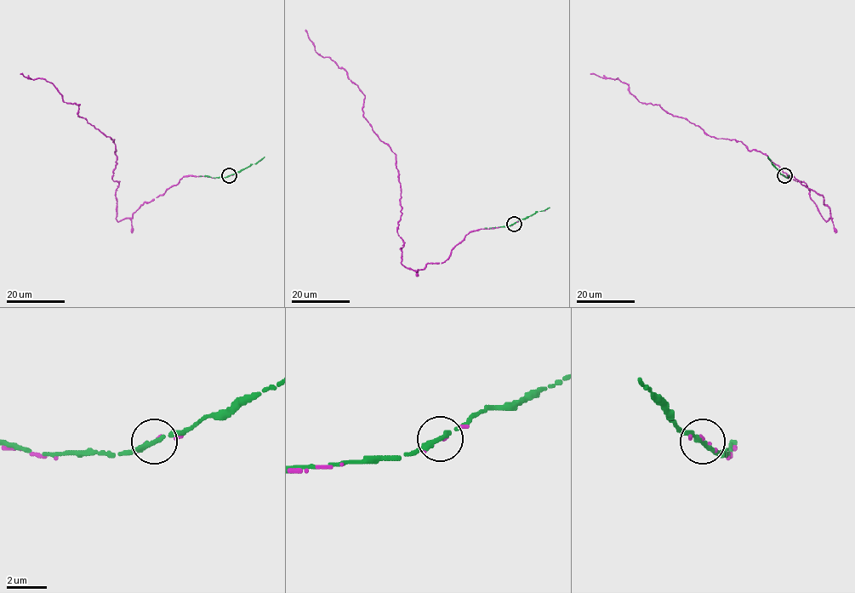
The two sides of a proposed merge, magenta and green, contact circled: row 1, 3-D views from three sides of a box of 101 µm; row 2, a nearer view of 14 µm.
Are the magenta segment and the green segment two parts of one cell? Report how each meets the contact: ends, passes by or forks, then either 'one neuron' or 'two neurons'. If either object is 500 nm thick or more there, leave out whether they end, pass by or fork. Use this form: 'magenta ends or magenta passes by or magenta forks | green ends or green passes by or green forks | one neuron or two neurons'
magenta ends | green passes by | one neuron

